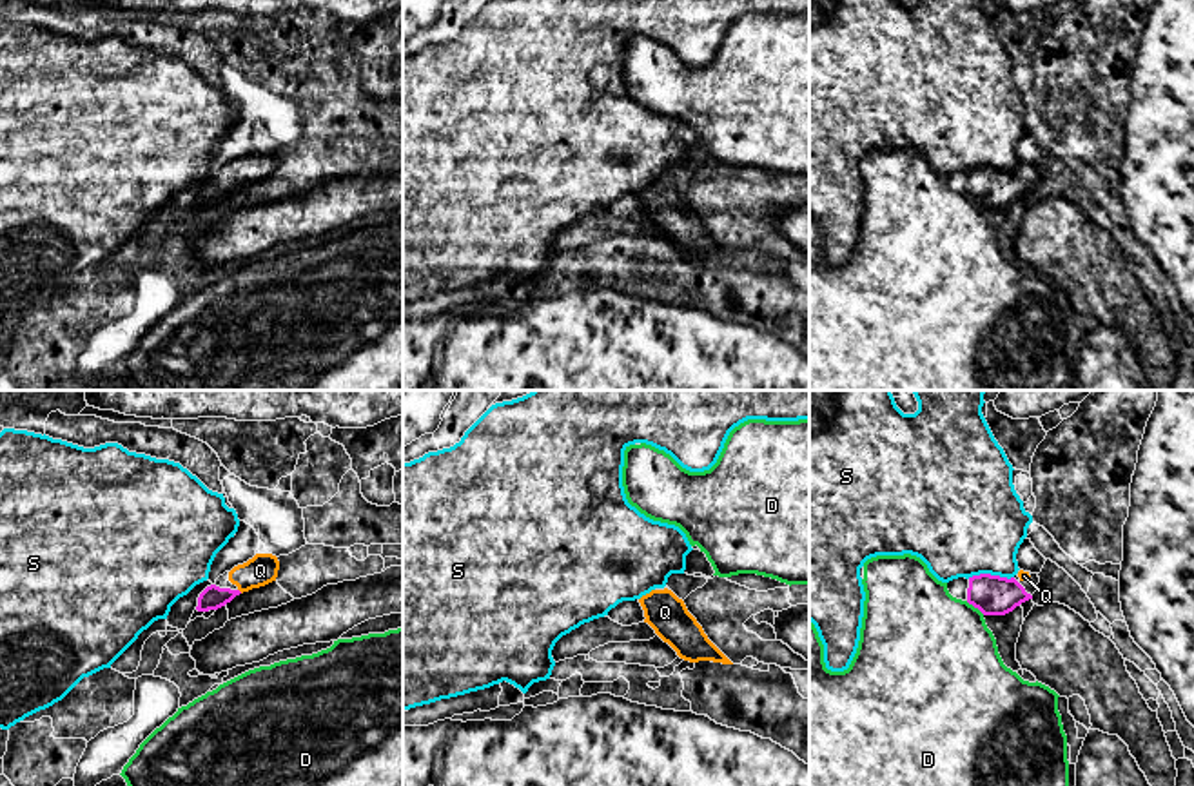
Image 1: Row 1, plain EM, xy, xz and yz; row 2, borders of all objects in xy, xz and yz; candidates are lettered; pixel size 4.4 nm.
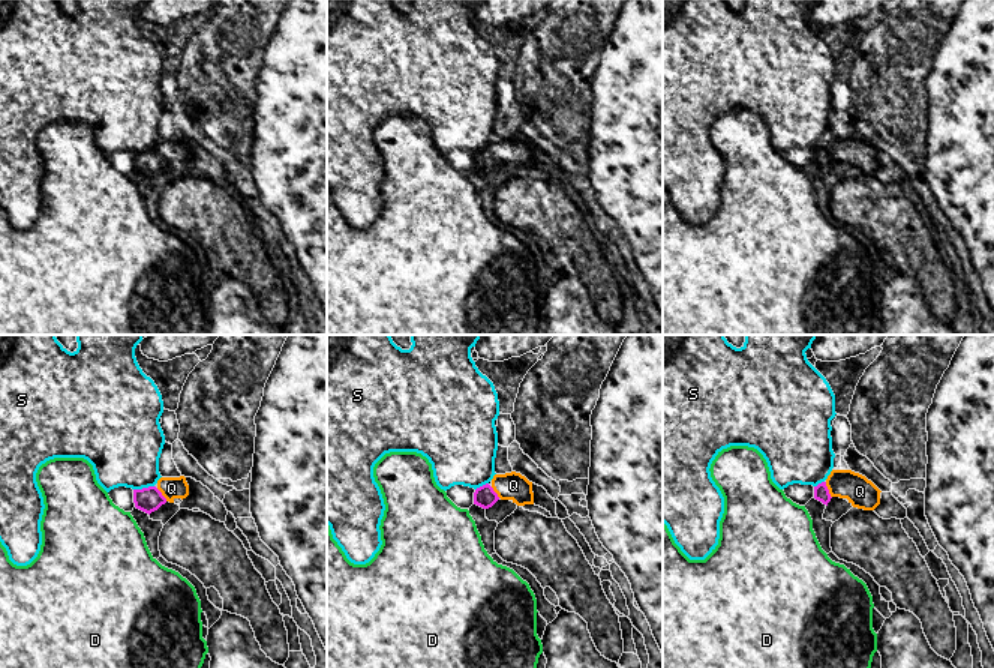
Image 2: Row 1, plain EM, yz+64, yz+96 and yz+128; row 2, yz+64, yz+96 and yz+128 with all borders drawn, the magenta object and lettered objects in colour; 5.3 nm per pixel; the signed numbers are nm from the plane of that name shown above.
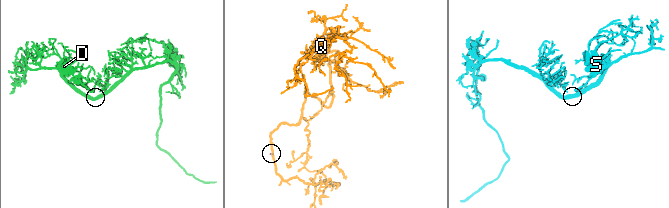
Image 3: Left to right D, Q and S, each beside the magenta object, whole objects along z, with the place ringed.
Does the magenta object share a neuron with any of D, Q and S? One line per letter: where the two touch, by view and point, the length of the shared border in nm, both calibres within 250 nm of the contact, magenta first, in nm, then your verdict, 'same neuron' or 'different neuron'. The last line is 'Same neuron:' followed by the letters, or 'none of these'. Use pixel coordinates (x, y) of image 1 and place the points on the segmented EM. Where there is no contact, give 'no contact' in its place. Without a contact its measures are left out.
D: meets magenta in yz at (975, 607); contact 110 nm long; 180 nm thick on the magenta side, 480 nm on the other; different neuron
Q: no contact; same neuron
S: meets magenta in yz at (989, 574); contact 200 nm long; 180 nm thick on the magenta side, 480 nm on the other; different neuron
Same neuron: Q

